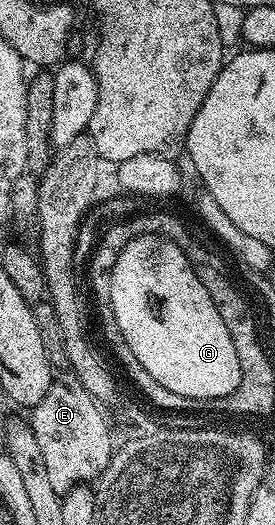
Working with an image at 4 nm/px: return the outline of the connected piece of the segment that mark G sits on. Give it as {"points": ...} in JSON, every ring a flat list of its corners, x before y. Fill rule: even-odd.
{"points":[[139,233,115,254,111,272,111,306,117,327,129,343,129,351,137,355,137,363,153,375,173,395,188,396,202,403,222,402,239,387,242,369,234,340,229,339,225,322,213,305,209,293,201,285,196,266,168,237,157,233]]}

